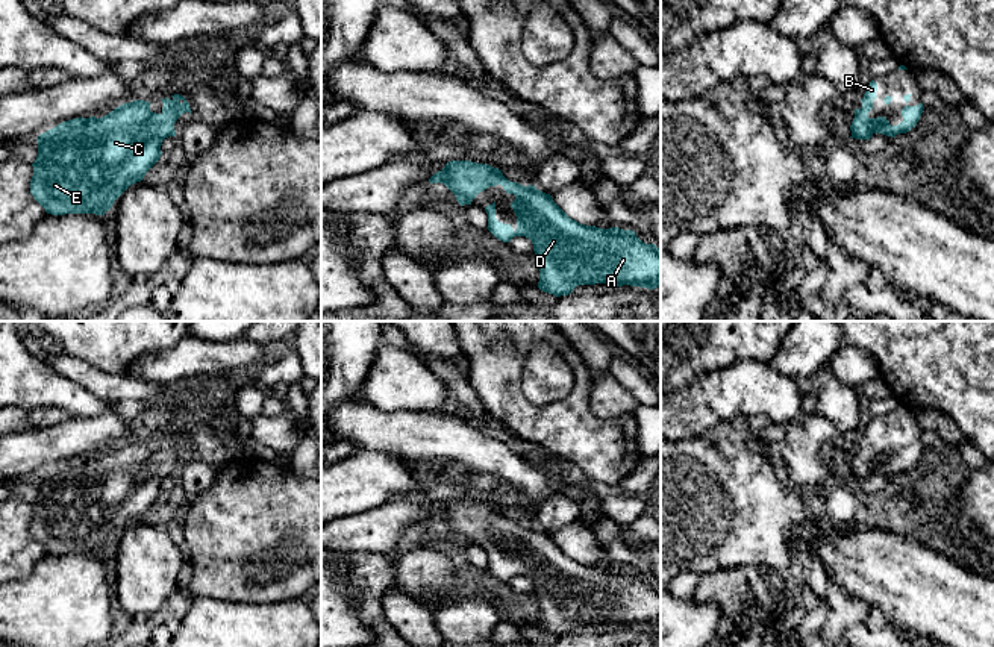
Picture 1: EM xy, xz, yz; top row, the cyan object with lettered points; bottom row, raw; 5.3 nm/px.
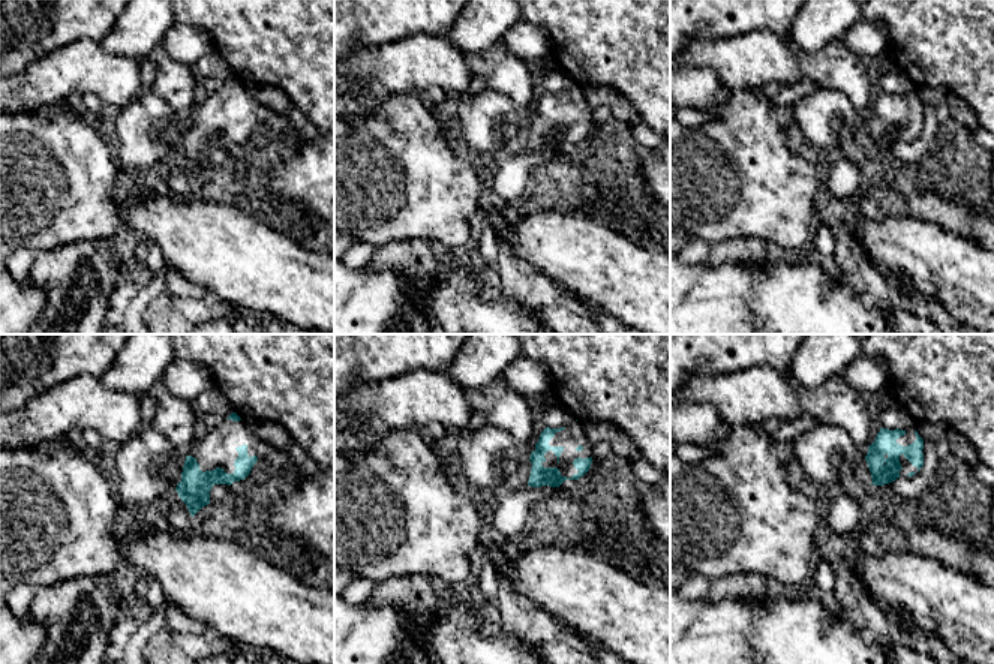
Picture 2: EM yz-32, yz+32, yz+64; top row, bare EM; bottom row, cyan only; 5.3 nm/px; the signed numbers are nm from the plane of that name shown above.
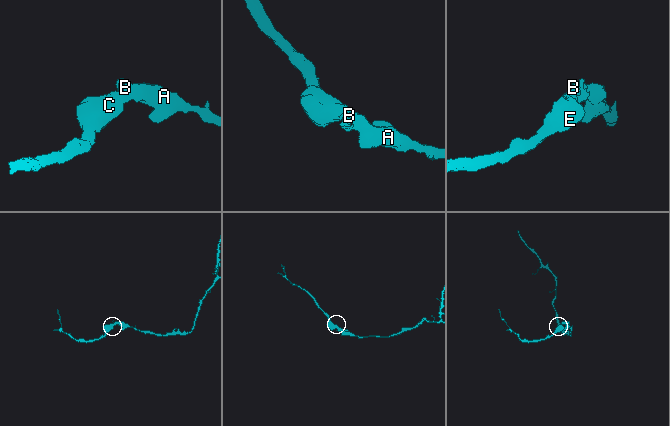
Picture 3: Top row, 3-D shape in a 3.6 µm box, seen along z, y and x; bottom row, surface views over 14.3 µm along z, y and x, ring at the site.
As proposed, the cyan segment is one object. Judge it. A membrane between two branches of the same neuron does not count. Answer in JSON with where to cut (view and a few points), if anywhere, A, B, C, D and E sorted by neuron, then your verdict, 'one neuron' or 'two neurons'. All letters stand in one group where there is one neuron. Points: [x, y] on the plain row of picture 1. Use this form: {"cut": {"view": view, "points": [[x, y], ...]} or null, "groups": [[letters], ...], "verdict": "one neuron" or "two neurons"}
{"cut": null, "groups": [["A", "B", "C", "D", "E"]], "verdict": "one neuron"}

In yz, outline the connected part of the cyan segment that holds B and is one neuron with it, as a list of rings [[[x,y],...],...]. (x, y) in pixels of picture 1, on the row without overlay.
[[[870,421],[864,436],[861,438],[862,447],[855,449],[855,458],[852,461],[850,470],[852,476],[856,479],[870,479],[874,473],[882,473],[894,477],[899,473],[906,473],[918,462],[923,453],[923,442],[917,445],[905,445],[902,449],[903,461],[897,465],[891,465],[885,456],[870,458],[868,452],[873,449],[873,439],[877,436],[877,423]]]

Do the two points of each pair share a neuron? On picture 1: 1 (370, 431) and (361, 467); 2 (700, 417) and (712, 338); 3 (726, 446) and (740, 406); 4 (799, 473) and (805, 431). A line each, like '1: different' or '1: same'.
1: different
2: different
3: different
4: same

